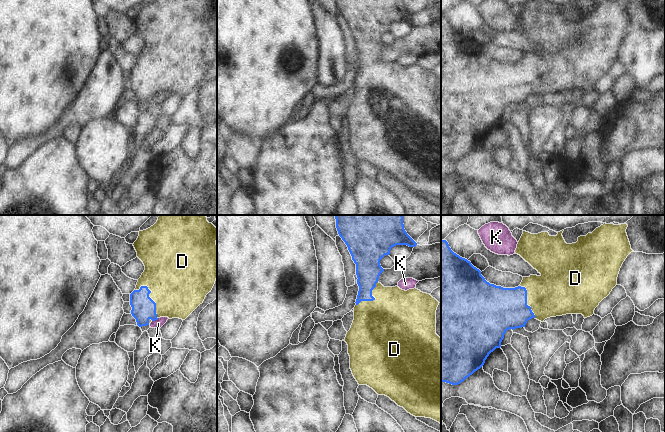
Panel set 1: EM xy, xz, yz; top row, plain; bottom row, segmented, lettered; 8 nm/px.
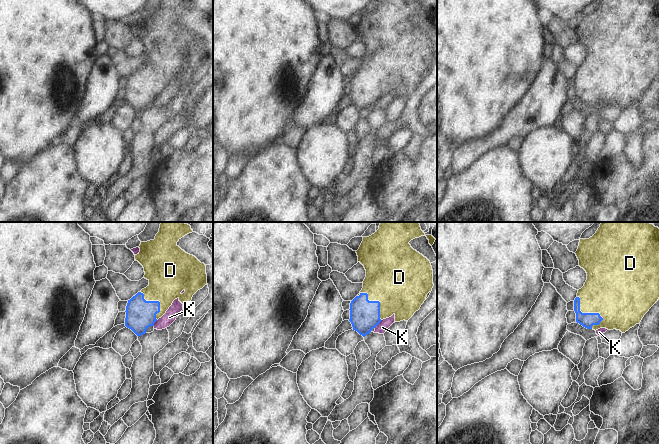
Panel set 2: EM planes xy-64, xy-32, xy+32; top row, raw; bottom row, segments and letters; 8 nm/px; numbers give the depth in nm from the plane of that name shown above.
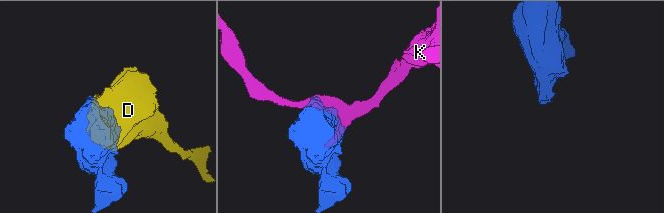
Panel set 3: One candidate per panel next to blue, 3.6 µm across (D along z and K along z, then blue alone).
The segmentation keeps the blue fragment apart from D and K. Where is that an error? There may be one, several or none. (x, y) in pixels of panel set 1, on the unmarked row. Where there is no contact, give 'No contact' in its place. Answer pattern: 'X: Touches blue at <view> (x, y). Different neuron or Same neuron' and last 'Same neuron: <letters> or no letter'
D: Touches blue at xy (152, 76). Same neuron
K: Touches blue at xy (155, 95). Different neuron
Same neuron: D.

